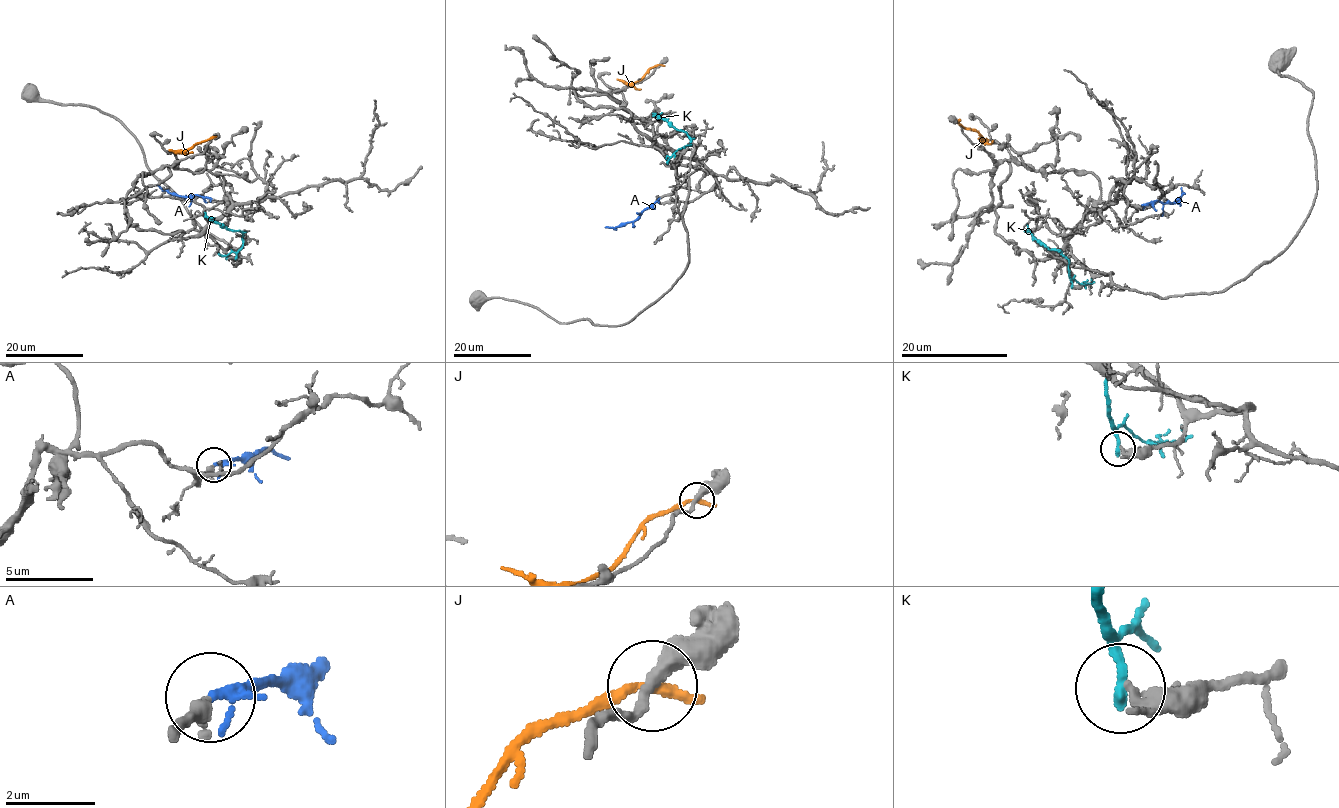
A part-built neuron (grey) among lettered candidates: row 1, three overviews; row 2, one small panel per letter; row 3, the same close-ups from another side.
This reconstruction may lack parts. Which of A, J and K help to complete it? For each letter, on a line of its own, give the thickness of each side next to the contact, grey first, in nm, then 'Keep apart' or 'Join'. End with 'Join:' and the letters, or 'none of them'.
A: Thickness 260 nm (grey) against 160 nm. Join
J: Thickness 320 nm (grey) against 200 nm. Keep apart
K: Thickness 240 nm (grey) against 190 nm. Keep apart
Join: A

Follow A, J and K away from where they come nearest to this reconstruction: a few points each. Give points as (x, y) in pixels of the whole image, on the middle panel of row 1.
A: (659, 198), (633, 221), (614, 228), (605, 227)
J: (660, 64), (632, 82), (617, 79)
K: (684, 147), (691, 144), (685, 132), (653, 114)

